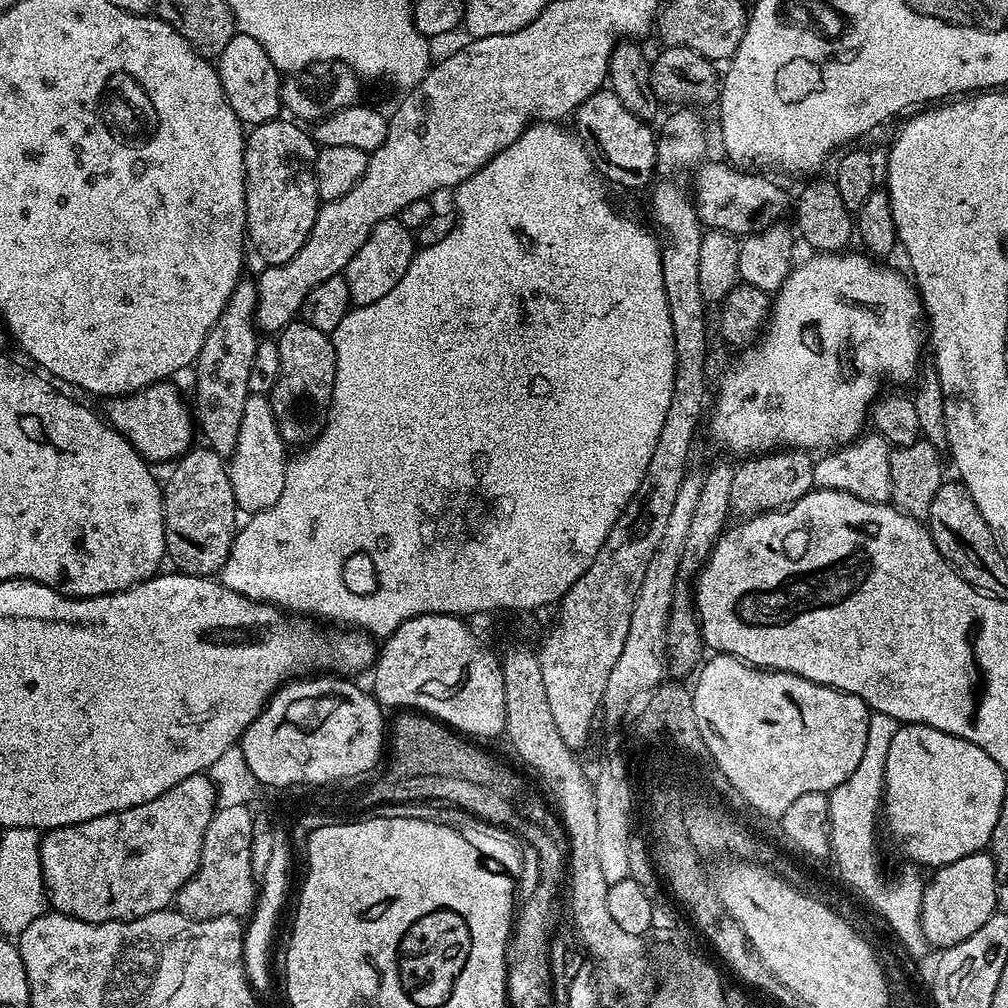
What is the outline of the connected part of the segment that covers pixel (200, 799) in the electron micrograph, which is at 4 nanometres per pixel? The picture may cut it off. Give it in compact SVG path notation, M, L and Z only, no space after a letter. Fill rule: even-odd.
M201 774L178 782L178 786L170 786L170 790L166 790L166 794L162 794L142 806L134 806L130 810L111 812L105 816L90 818L81 824L71 824L45 831L40 842L40 861L42 862L47 903L55 911L61 912L63 916L72 916L76 920L91 924L105 924L111 920L136 920L139 916L165 911L175 901L176 895L184 887L184 883L198 870L204 846L204 835L212 821L212 813L216 811L217 807L216 787L207 775Z

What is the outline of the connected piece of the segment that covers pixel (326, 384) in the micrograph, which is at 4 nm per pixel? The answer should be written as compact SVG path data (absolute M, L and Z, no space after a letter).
M297 318L278 333L282 370L278 382L270 393L276 425L285 445L292 446L295 440L311 442L324 429L326 413L332 407L332 391L336 377L336 355L329 333L310 326Z

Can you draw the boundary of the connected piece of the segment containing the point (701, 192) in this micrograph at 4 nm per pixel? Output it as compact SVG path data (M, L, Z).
M704 162L695 169L696 188L694 187L694 203L696 213L700 219L701 225L708 230L721 230L731 233L732 236L743 238L752 235L753 232L760 232L763 228L769 228L770 225L777 223L784 211L789 211L790 200L788 196L772 180L767 180L764 174L753 174L748 170L741 170L731 163L708 164Z

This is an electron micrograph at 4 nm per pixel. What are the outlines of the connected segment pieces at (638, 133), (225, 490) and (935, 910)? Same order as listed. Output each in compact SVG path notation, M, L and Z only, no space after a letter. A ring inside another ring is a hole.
M601 90L586 98L586 102L582 102L576 109L575 120L575 131L593 149L597 148L597 152L594 152L594 160L605 177L608 175L614 183L621 184L624 188L646 187L647 189L653 183L652 172L657 171L657 133L649 121L639 120L634 114L630 114L630 110L626 110L626 106L618 102L612 91Z
M196 446L175 461L172 473L162 484L164 493L164 547L166 556L177 571L187 576L216 576L224 568L226 558L238 531L236 516L238 509L232 483L228 477L228 464L225 457L218 455L213 448Z
M987 851L975 852L966 858L958 858L958 862L943 864L931 876L932 881L929 879L924 885L920 925L925 941L937 950L945 950L974 934L997 911L996 867Z

